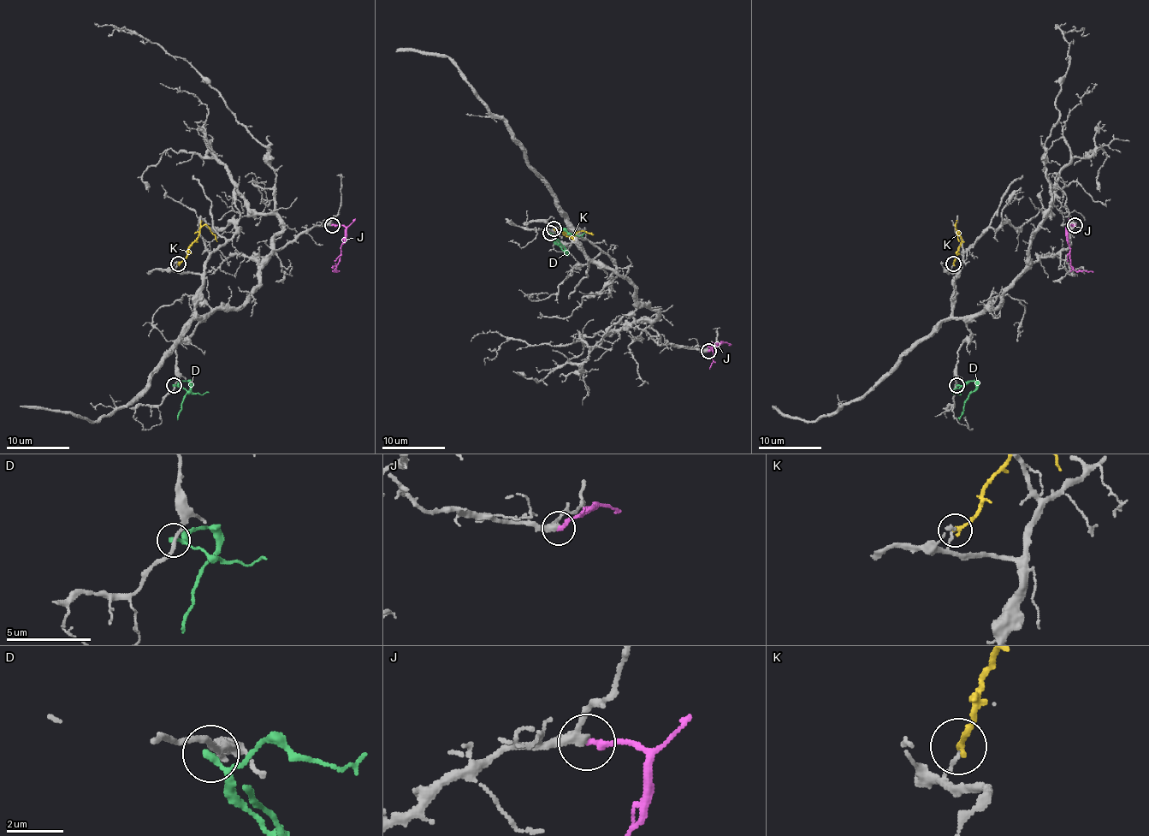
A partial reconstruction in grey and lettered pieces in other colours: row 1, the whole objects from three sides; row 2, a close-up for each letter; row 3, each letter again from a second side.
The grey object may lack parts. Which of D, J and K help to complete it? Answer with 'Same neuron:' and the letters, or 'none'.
Same neuron: J

